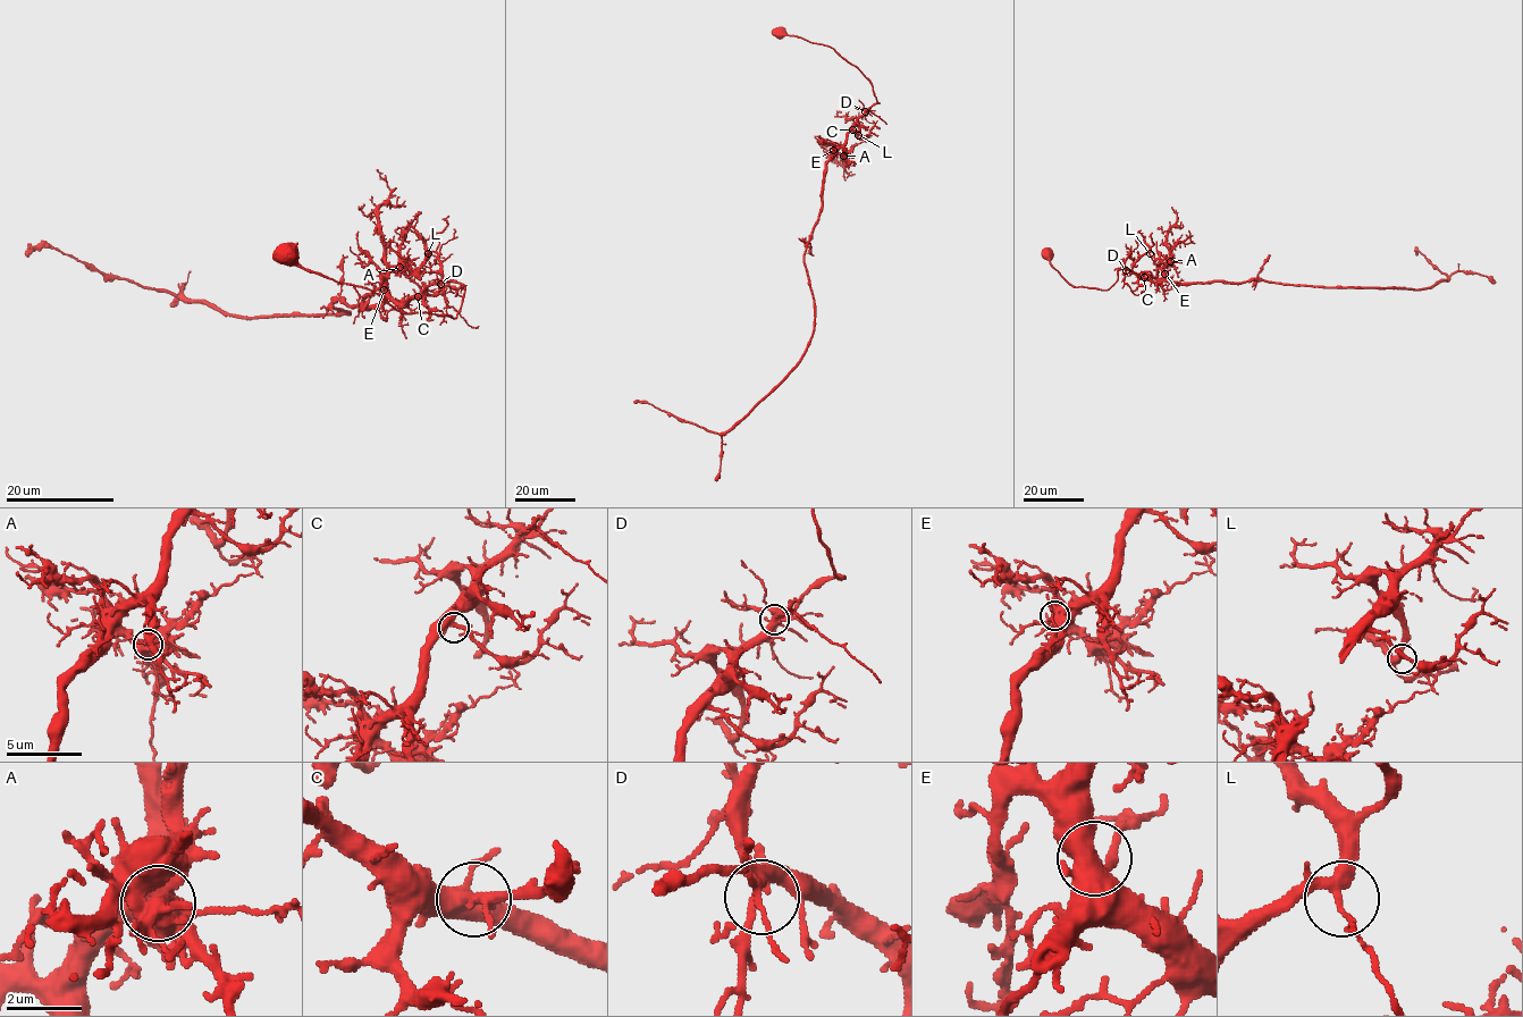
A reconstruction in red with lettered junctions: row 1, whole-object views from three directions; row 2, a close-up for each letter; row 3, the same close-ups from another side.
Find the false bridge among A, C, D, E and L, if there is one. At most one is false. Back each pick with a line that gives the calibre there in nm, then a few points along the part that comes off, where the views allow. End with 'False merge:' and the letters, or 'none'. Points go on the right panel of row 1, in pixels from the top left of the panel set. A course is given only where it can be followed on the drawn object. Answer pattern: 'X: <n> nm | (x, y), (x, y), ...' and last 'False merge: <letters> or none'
False merge: none

